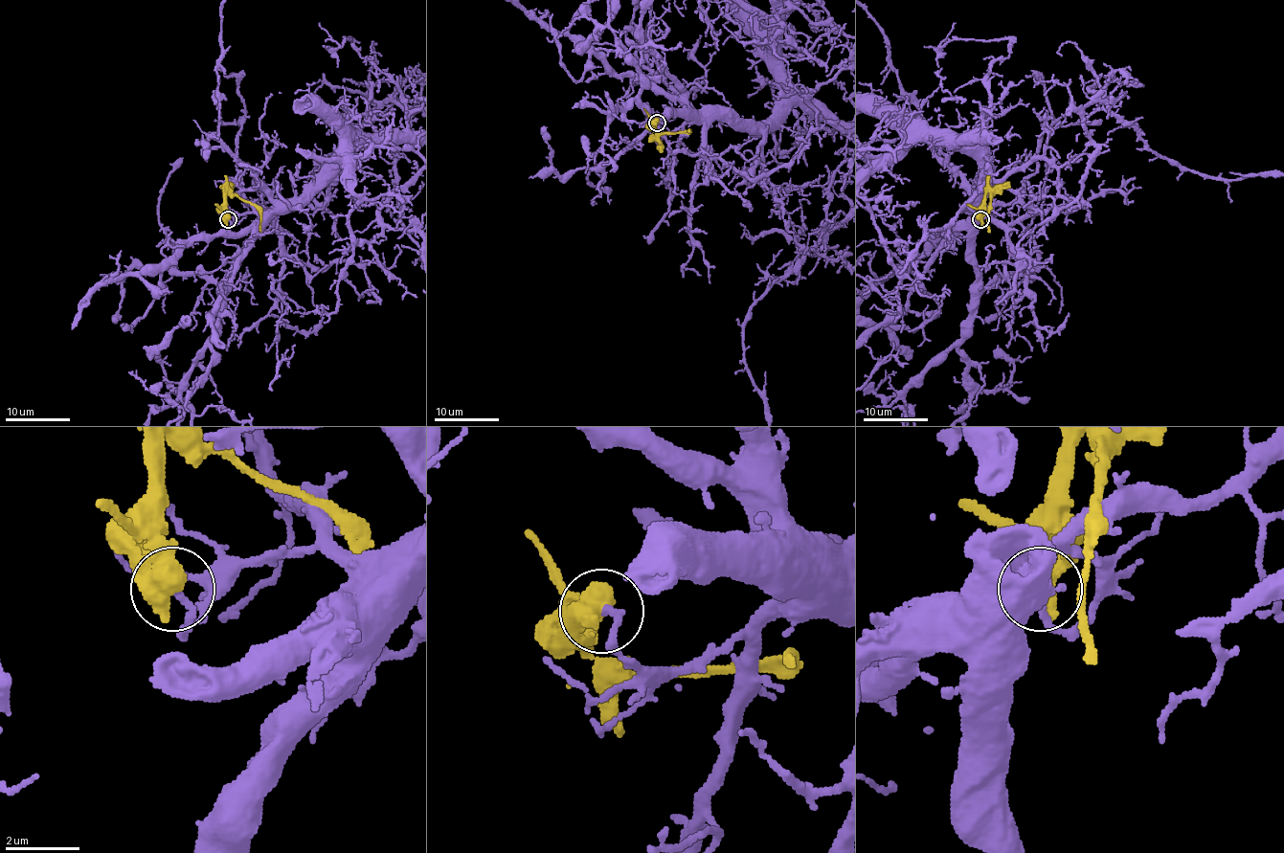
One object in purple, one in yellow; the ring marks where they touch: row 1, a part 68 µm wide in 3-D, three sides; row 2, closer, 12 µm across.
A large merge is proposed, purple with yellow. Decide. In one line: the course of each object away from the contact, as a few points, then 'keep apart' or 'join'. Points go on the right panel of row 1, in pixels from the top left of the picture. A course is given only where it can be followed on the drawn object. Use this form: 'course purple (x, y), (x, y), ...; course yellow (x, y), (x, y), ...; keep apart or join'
course yellow (979, 218), (981, 199), (989, 192), (989, 232); keep apart

